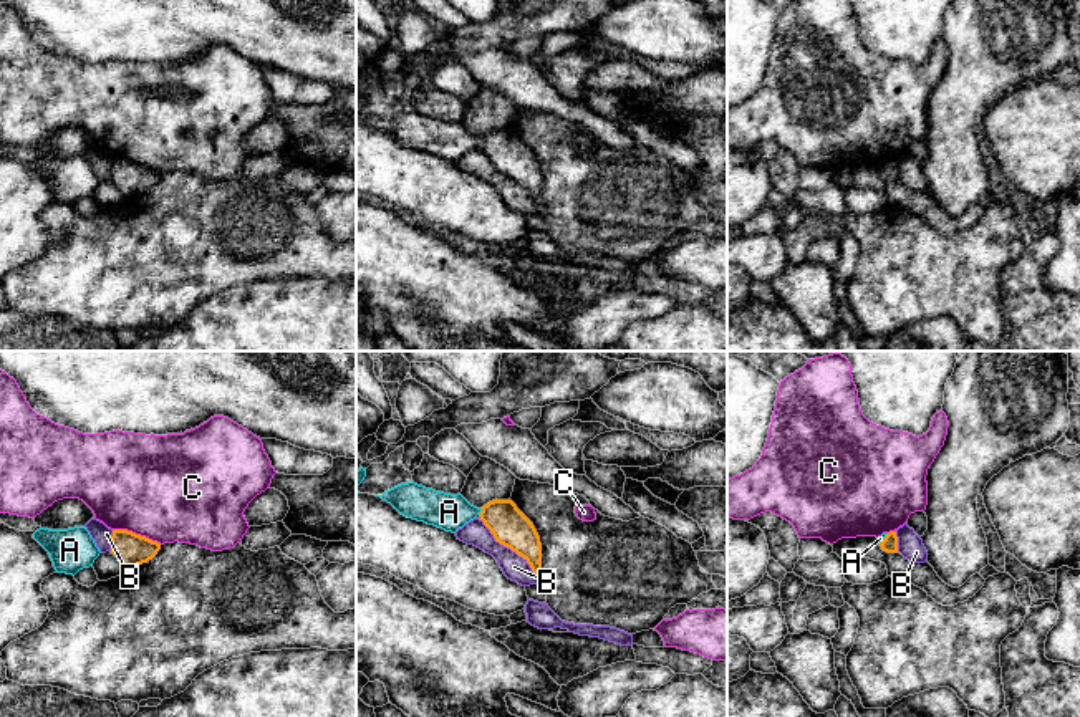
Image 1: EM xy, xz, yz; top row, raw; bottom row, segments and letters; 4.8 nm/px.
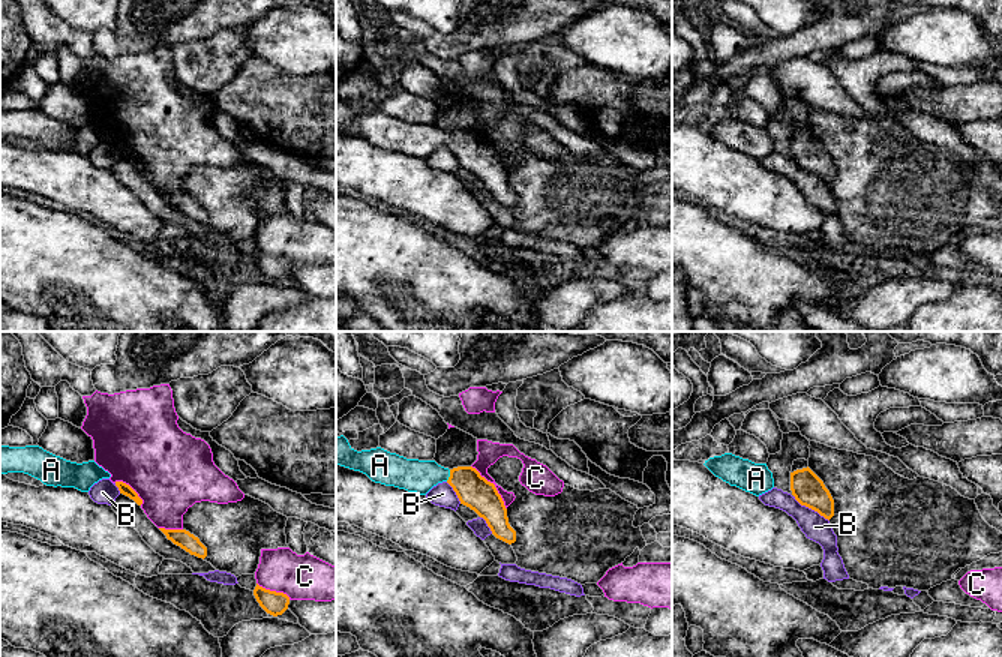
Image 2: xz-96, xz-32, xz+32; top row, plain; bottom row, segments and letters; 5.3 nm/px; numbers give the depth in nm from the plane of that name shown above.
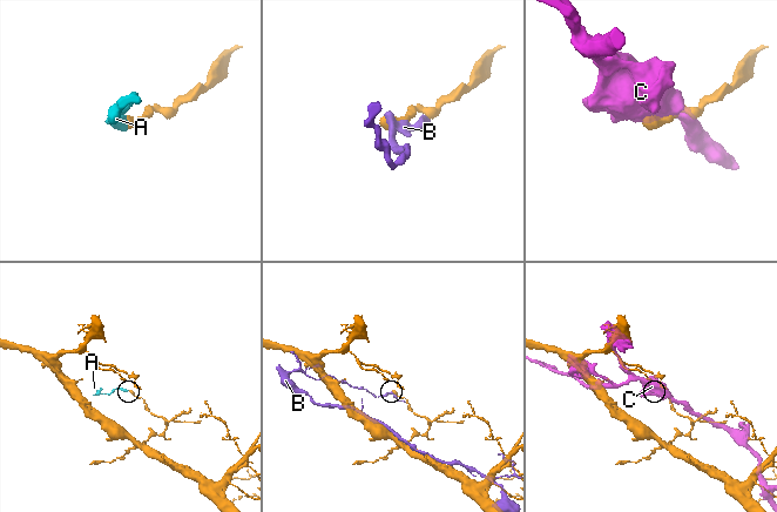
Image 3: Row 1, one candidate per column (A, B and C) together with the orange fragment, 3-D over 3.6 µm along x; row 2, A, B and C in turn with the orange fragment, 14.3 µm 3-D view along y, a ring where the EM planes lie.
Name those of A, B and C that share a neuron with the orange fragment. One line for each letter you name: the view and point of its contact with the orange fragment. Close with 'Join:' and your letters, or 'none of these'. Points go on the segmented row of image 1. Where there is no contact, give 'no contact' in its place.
A: contact xz (482, 510)
Join: A

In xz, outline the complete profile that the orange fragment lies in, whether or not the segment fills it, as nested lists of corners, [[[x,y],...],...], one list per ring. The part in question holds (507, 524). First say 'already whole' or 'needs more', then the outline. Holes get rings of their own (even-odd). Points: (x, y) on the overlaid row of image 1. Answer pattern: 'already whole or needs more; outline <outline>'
needs more; outline [[[414,482],[401,484],[383,495],[401,515],[456,533],[477,515],[495,541],[522,556],[543,578],[542,543],[533,523],[512,500],[492,500],[482,508],[470,505],[460,493],[451,495]]]

